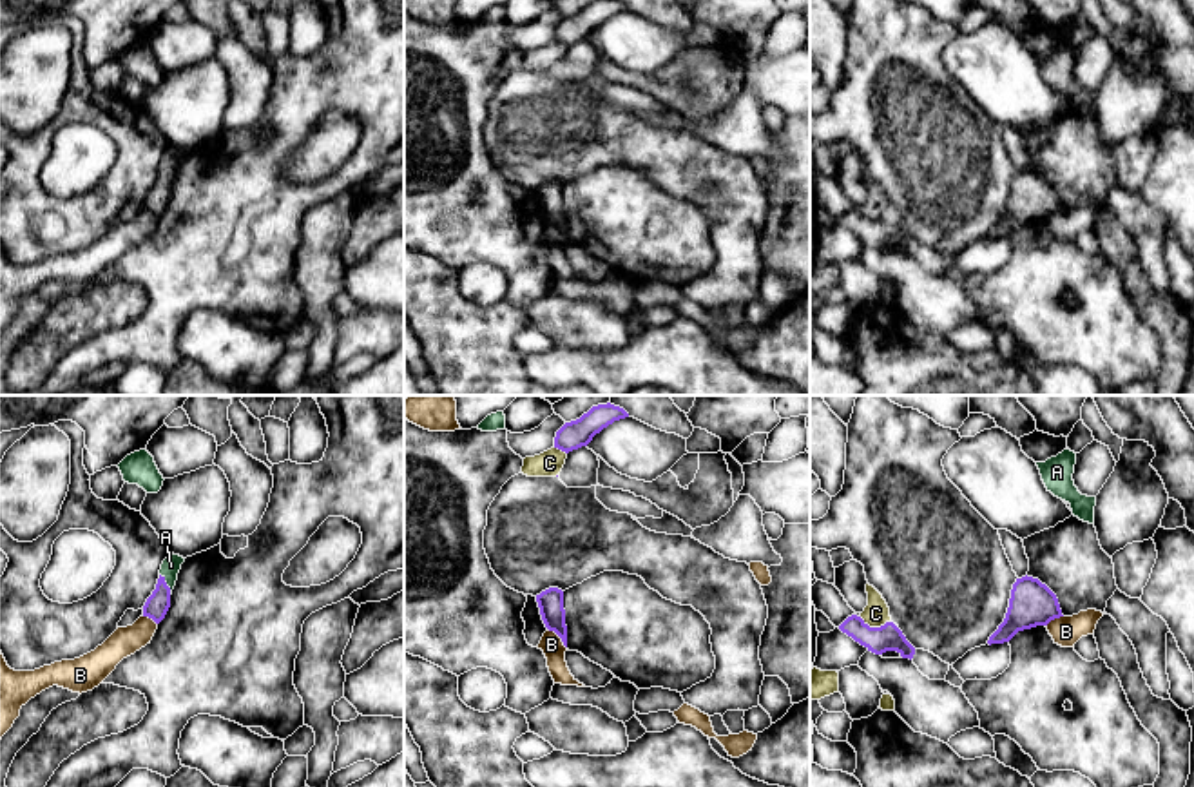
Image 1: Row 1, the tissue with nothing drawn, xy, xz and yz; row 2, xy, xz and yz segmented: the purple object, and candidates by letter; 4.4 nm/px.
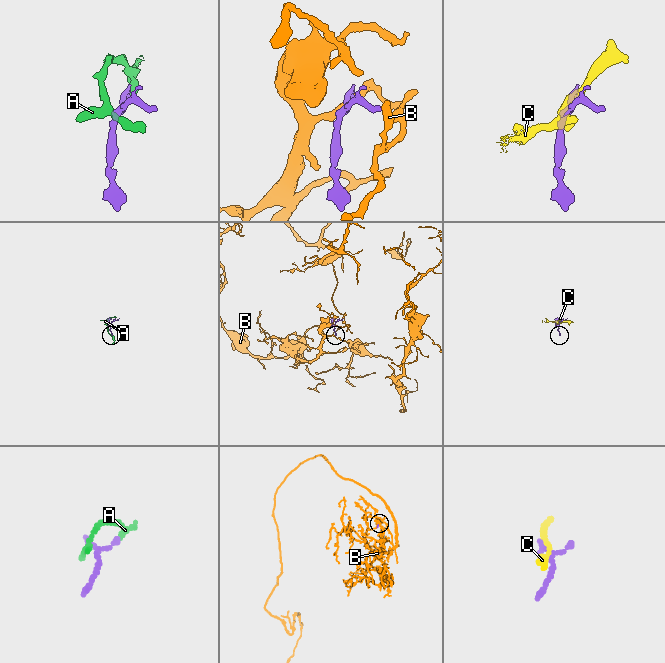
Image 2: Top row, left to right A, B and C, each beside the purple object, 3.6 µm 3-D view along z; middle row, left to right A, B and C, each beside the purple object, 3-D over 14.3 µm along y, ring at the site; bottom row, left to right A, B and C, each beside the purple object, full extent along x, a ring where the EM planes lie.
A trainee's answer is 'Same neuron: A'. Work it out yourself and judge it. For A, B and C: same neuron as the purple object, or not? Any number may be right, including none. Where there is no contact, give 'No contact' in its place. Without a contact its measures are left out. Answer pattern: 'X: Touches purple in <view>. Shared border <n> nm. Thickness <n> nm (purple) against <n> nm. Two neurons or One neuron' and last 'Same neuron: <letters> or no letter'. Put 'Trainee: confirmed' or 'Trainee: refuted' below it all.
A: Touches purple in xy. Shared border 110 nm. Thickness 110 nm (purple) against 90 nm. One neuron
B: Touches purple in xz. Shared border 130 nm. Thickness 110 nm (purple) against 100 nm. Two neurons
C: Touches purple in yz. Shared border 140 nm. Thickness 120 nm (purple) against 110 nm. Two neurons
Same neuron: A
Trainee: confirmed

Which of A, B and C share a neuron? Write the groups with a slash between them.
A / B / C

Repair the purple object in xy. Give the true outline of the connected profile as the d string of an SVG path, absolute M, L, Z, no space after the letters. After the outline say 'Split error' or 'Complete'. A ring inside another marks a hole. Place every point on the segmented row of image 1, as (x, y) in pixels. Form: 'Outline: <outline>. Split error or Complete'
Outline: M169 553L169 557L163 560L156 589L143 606L143 617L152 618L156 624L165 618L170 607L170 595L183 562L185 559L174 553Z. Split error

